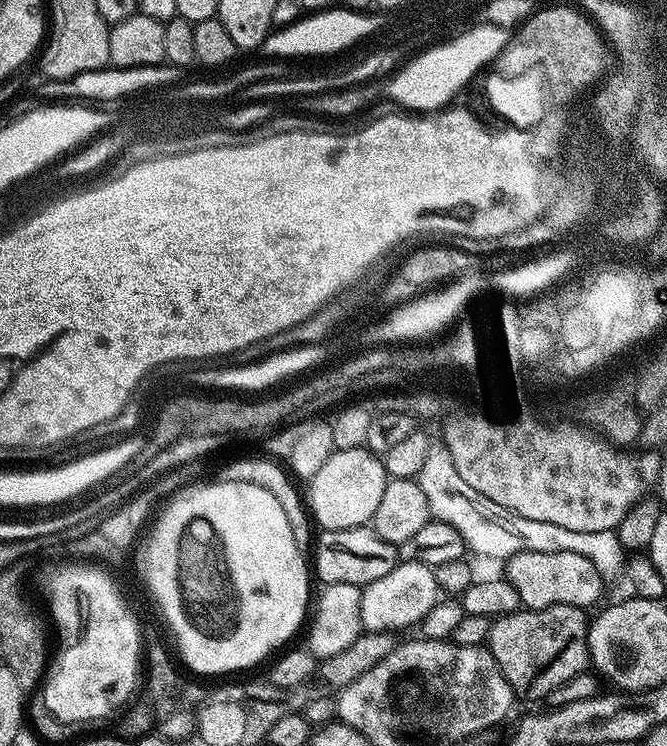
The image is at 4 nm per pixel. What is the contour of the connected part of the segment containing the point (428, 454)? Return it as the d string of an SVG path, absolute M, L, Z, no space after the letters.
M439 443L430 445L422 452L418 483L422 486L422 494L426 494L426 502L433 517L454 526L454 530L462 534L464 547L469 553L477 552L488 560L507 562L514 554L526 550L570 550L574 554L582 554L582 558L590 558L590 562L594 562L594 570L598 570L598 574L605 582L611 582L615 576L619 577L623 573L626 553L615 531L565 530L563 526L554 526L551 522L534 522L530 518L516 516L502 506L490 502L490 498L478 494L478 490L466 486L466 482L462 482L462 474L454 470L450 454Z

